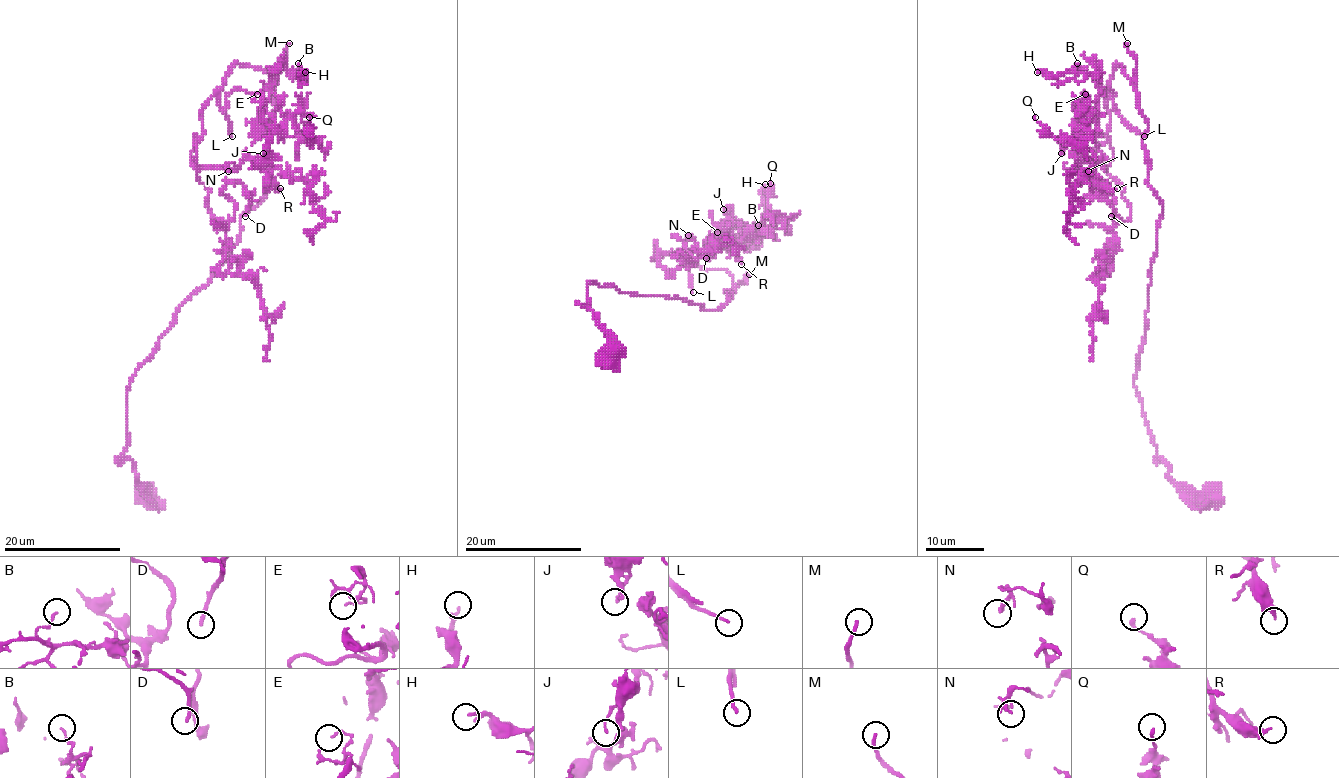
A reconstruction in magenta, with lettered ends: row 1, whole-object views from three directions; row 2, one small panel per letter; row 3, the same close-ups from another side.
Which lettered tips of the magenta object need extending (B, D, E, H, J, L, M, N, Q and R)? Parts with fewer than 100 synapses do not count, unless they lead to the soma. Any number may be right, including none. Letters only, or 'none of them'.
D, M

